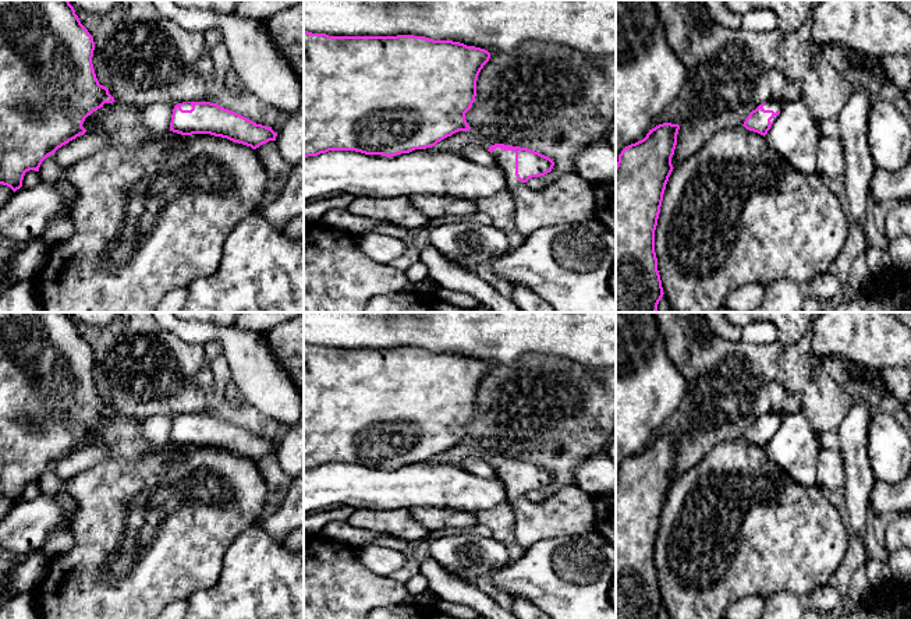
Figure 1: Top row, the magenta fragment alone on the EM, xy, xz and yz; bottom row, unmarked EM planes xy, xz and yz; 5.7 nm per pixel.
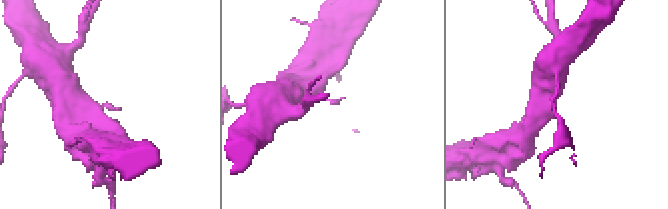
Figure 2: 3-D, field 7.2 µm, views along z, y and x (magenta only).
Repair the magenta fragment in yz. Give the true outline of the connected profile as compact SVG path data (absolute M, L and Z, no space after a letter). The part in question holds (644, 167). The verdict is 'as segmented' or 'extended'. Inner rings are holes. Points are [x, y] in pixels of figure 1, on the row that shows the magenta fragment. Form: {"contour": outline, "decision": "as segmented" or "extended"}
{"contour": "M659 124L649 130L644 139L625 146L618 155L616 165L616 312L656 312L664 294L655 252L655 230L666 184L674 169L671 158L678 130L678 124Z", "decision": "as segmented"}

